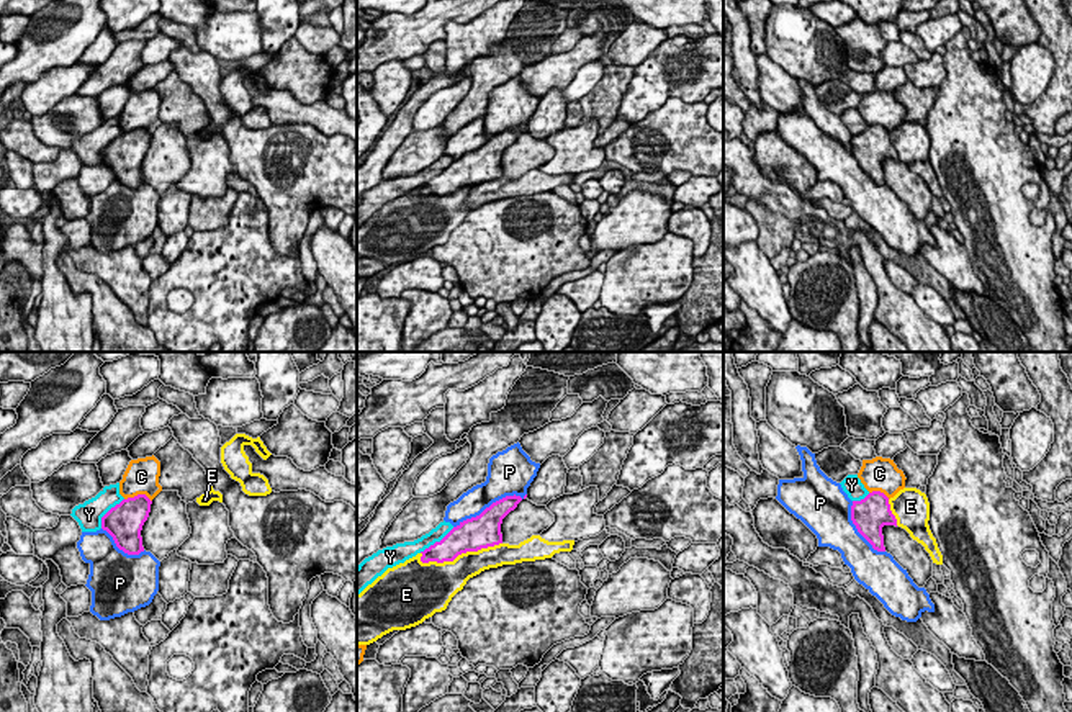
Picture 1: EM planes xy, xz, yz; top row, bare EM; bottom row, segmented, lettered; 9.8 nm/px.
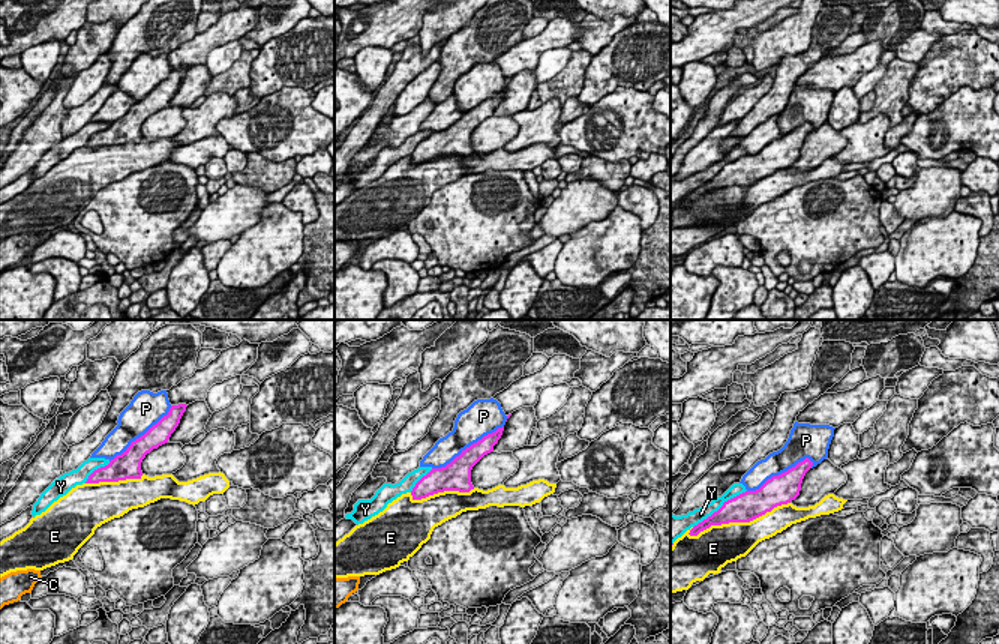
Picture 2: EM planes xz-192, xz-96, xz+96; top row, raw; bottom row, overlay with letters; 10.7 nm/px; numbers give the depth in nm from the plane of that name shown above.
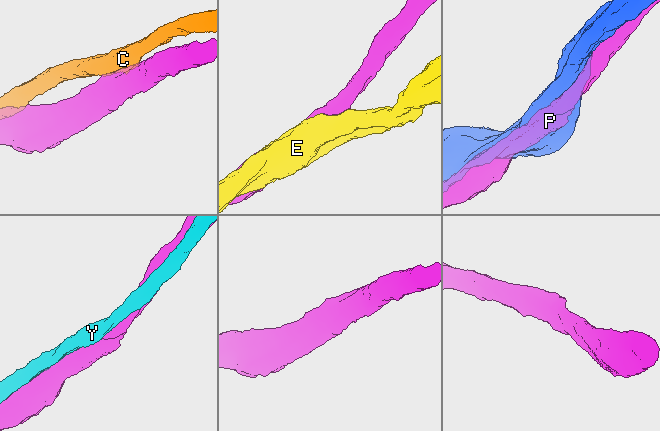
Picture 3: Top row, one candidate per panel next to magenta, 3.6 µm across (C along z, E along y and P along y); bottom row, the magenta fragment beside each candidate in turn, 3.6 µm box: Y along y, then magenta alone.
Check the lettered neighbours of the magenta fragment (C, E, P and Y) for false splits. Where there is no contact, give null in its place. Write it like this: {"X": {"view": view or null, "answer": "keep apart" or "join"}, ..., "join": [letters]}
{"C": {"view": "xy", "answer": "keep apart"}, "E": {"view": "xz", "answer": "keep apart"}, "P": {"view": "xz", "answer": "keep apart"}, "Y": {"view": "xz", "answer": "join"}, "join": ["Y"]}

